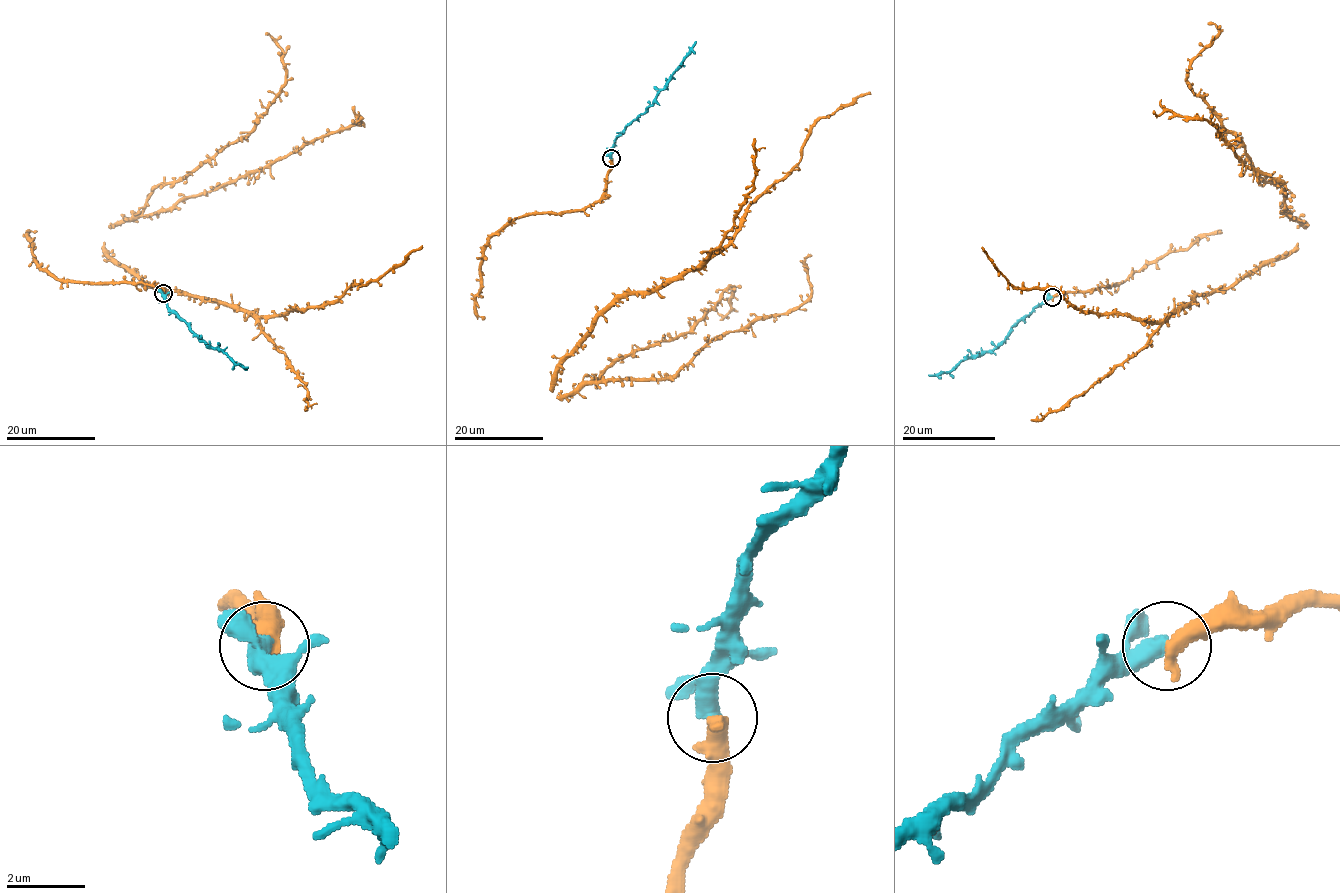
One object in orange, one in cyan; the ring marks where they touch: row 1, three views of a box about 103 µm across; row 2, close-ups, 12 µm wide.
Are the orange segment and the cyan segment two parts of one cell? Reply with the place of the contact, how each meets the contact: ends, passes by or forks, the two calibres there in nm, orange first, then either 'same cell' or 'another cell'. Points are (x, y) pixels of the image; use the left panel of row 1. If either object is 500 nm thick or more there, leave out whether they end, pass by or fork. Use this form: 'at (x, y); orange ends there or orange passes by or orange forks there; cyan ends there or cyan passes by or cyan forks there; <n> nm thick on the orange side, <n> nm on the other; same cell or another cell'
at (163, 293); orange ends there; cyan passes by; 480 nm thick on the orange side, 340 nm on the other; same cell

